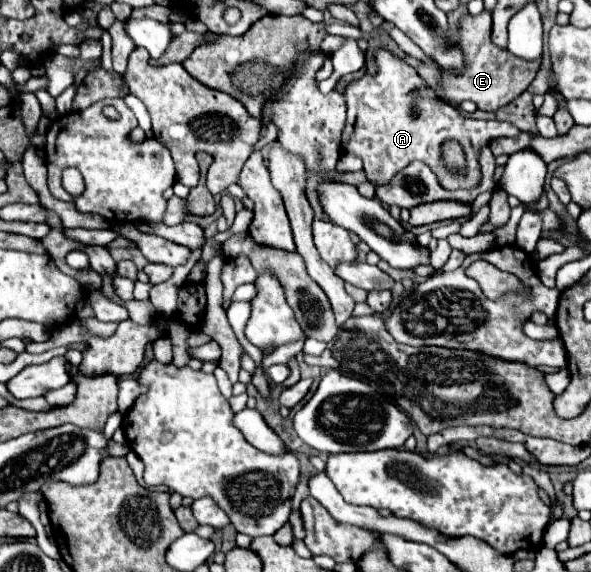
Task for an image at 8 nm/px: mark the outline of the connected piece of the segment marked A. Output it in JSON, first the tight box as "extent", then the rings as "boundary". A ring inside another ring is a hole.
{"extent":[341,48,519,186],"boundary":[[[381,48],[375,54],[375,60],[377,60],[377,74],[375,76],[365,74],[361,80],[351,82],[347,86],[347,90],[345,90],[347,124],[345,124],[343,134],[341,134],[341,146],[343,146],[343,152],[353,152],[355,156],[359,156],[363,160],[363,166],[365,166],[363,170],[367,174],[367,178],[371,182],[375,182],[377,186],[387,184],[393,178],[393,174],[403,170],[413,160],[421,160],[421,162],[429,164],[433,168],[433,172],[441,180],[457,180],[457,184],[477,184],[477,180],[479,180],[479,162],[477,162],[479,148],[483,144],[491,142],[491,140],[519,134],[517,126],[513,126],[511,122],[473,120],[473,118],[461,116],[461,112],[455,106],[451,106],[451,104],[443,102],[441,98],[437,98],[433,88],[429,88],[425,84],[425,80],[403,58],[395,56],[387,48]],[[447,140],[455,140],[455,142],[461,144],[461,148],[465,152],[465,160],[467,160],[465,174],[451,174],[451,170],[441,160],[441,146]]]}

